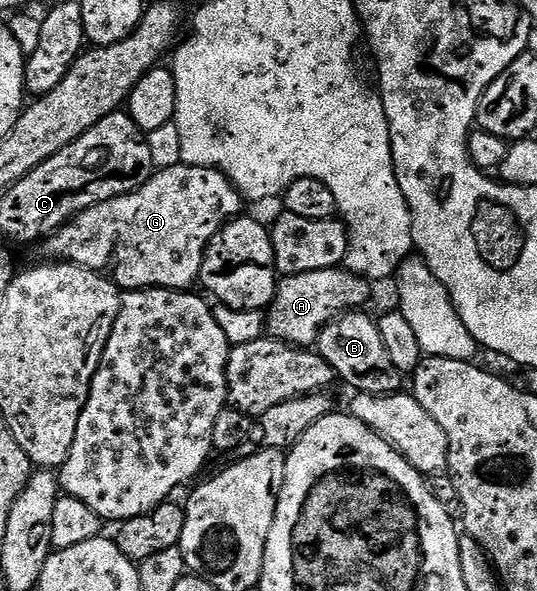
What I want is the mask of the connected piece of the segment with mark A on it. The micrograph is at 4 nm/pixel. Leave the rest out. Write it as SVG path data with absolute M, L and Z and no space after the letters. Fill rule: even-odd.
M346 267L325 271L309 271L301 275L283 277L275 286L275 297L265 310L266 332L286 345L311 347L319 340L319 332L345 313L359 311L371 297L372 287L365 277L352 273Z

